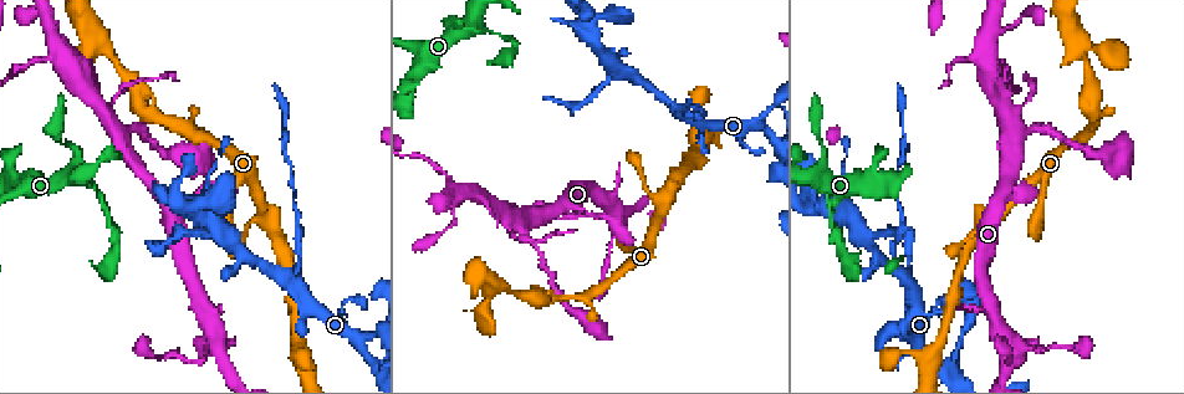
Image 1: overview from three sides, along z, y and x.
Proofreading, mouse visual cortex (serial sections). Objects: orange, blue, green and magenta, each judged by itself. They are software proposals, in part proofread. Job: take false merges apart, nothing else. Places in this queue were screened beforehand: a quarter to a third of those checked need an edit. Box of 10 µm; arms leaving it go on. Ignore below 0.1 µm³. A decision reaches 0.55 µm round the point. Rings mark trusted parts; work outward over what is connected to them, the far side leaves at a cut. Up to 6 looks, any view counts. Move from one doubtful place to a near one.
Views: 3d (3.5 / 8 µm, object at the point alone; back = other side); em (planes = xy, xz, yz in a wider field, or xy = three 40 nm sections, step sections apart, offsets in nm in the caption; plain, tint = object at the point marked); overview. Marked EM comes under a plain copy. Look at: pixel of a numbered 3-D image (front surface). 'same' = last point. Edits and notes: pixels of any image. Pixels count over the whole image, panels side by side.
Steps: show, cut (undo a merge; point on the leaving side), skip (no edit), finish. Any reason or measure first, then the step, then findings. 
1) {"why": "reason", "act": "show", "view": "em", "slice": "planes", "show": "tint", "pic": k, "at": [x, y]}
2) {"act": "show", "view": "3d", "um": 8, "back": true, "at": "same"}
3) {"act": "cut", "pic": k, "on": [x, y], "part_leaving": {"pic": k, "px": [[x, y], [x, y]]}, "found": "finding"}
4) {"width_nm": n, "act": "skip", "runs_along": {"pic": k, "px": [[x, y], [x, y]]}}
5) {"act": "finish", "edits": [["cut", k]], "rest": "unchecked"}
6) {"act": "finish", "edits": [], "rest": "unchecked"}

{"why": "abrupt turn", "act": "show", "view": "3d", "um": 3.5, "pic": 1, "at": [514, 223]}

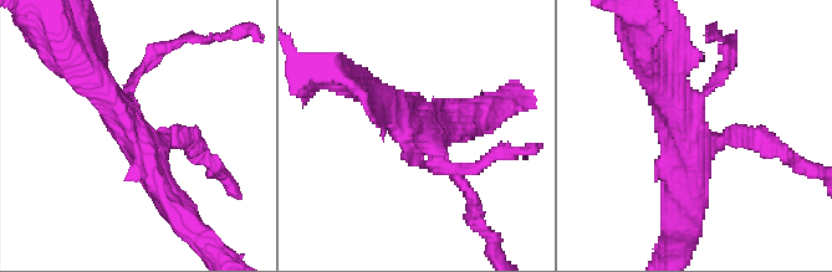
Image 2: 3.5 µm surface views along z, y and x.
{"act": "show", "view": "em", "slice": "planes", "show": "tint", "pic": 2, "at": [420, 130]}

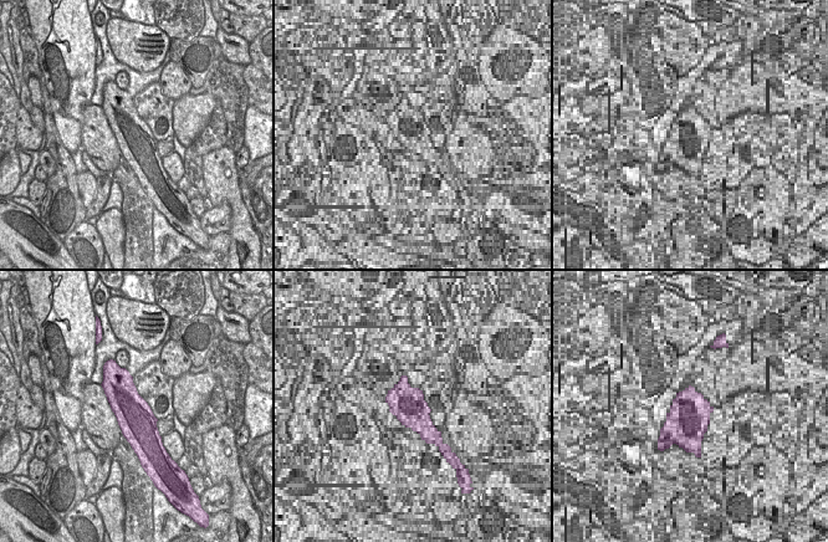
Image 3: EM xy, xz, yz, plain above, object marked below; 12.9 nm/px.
{"why": "cut it another way", "act": "show", "view": "em", "slice": "xy", "step": 2, "show": "tint", "at": "same"}

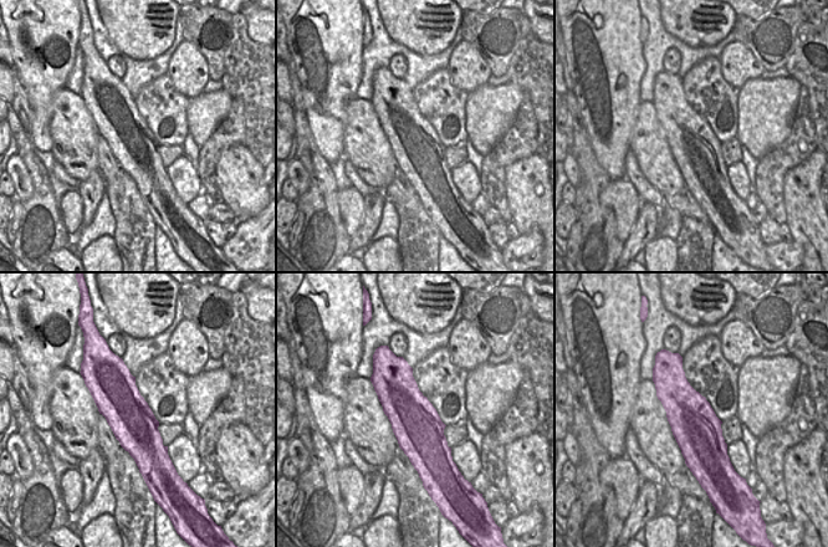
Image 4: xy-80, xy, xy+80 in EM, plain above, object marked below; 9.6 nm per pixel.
{"act": "skip", "runs_along": {"pic": 2, "px": [[185, 217], [162, 191], [101, 85]]}, "found": "one cell here"}

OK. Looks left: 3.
{"why": "three arms meet", "act": "show", "view": "3d", "um": 3.5, "pic": 1, "at": [473, 28]}

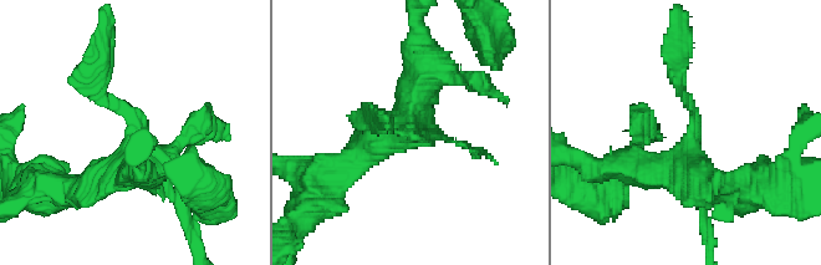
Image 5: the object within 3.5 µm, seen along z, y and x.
{"act": "show", "view": "em", "slice": "xy", "step": 2, "show": "tint", "pic": 5, "at": [690, 146]}

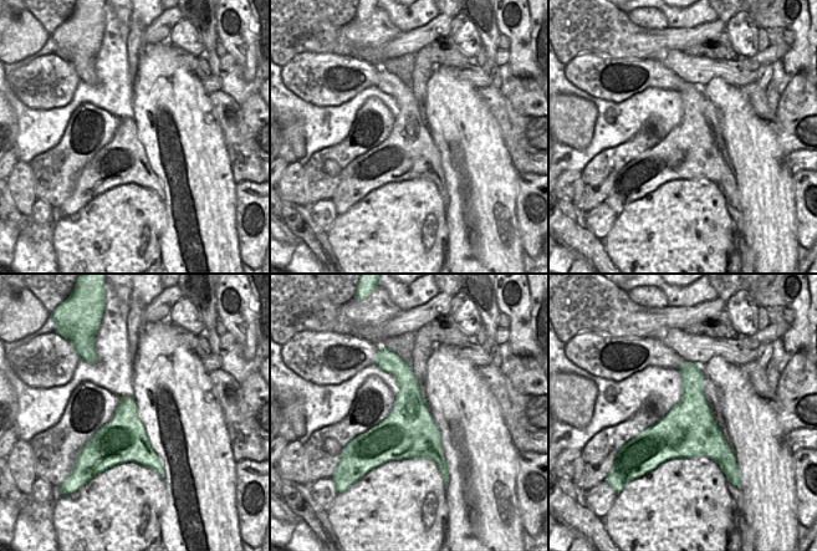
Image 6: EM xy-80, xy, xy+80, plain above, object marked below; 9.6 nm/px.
{"act": "skip", "runs_along": {"pic": 5, "px": [[715, 190], [691, 167], [694, 110], [681, 91]]}, "found": "all the same cell"}

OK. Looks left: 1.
{"act": "finish", "edits": [], "rest": "unchecked"}

